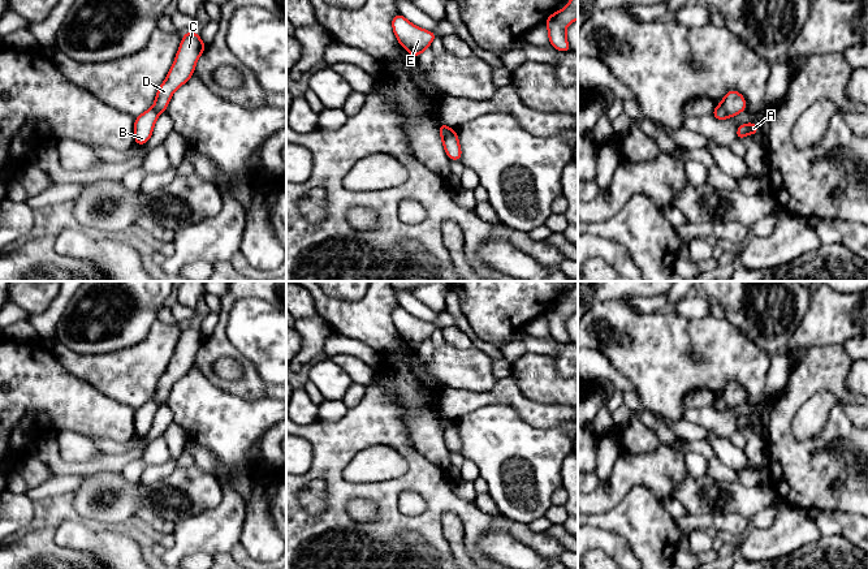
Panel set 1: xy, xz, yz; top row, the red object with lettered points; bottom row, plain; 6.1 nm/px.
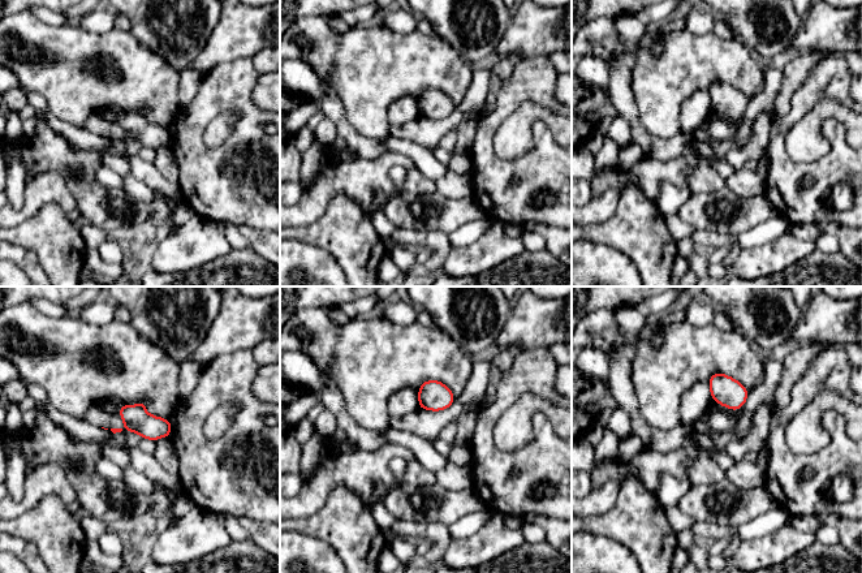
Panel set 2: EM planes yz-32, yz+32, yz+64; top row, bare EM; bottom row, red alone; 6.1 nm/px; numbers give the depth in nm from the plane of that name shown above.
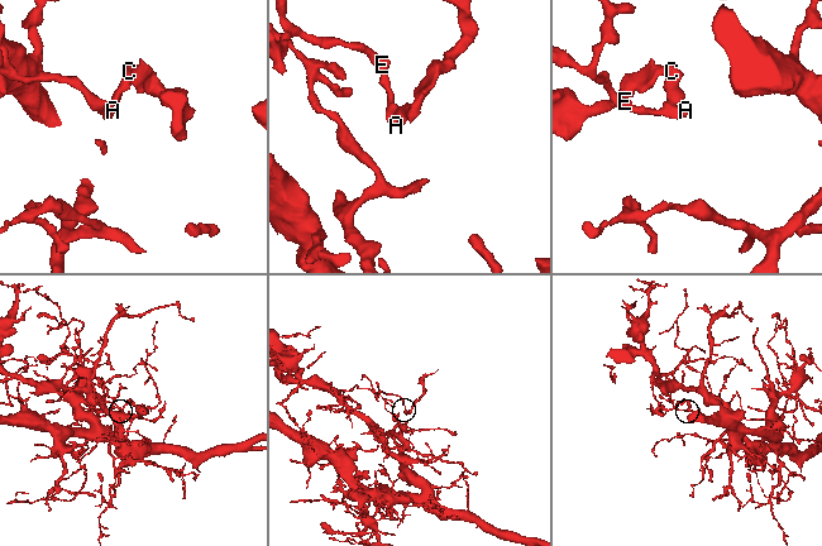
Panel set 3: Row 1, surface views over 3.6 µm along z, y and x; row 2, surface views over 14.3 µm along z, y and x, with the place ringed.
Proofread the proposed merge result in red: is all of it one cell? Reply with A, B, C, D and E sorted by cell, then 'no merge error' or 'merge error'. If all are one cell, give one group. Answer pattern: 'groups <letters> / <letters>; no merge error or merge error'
groups A B E / C D; merge error

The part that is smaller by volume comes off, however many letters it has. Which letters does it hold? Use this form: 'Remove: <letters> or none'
Remove: C, D

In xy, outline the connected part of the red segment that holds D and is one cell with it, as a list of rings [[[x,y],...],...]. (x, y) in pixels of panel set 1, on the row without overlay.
[[[197,323],[183,326],[173,357],[159,379],[154,393],[154,400],[156,400],[160,405],[165,404],[170,393],[170,388],[176,384],[176,382],[187,374],[194,366],[195,355],[204,341],[206,336]]]

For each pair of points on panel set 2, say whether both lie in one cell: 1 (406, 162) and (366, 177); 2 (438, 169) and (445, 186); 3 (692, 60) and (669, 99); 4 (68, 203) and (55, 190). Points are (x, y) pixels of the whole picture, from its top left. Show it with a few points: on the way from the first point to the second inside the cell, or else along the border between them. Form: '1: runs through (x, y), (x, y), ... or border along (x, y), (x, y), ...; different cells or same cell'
1: runs through (396, 160), (387, 160), (376, 171); same cell
2: border along (448, 169), (435, 181); different cells
3: runs through (685, 69), (672, 82), (669, 90); same cell
4: runs through (65, 201), (57, 193); same cell

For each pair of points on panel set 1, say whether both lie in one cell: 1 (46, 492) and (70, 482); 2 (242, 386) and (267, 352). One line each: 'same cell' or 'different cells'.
1: same cell
2: different cells

